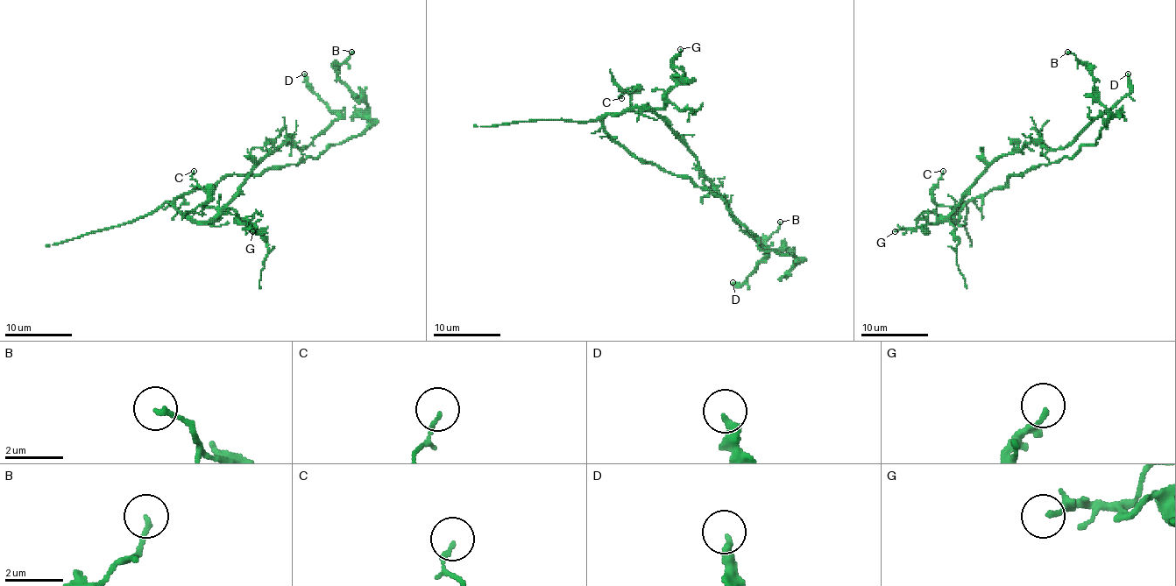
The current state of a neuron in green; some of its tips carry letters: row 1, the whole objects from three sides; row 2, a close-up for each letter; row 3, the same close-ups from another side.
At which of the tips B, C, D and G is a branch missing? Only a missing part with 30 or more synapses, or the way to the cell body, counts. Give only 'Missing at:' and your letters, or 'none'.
Missing at: none

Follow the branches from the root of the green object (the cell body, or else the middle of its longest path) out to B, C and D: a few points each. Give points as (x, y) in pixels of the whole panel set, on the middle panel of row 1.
B: (690, 179), (722, 200), (758, 237), (762, 250), (793, 256), (796, 262), (786, 249), (766, 245), (780, 222)
C: (690, 179), (632, 157), (610, 137), (603, 124), (608, 115), (645, 108), (632, 106), (635, 88), (621, 98)
D: (690, 179), (699, 187), (707, 187), (726, 203), (731, 200), (731, 217), (768, 252), (740, 284), (733, 282)

